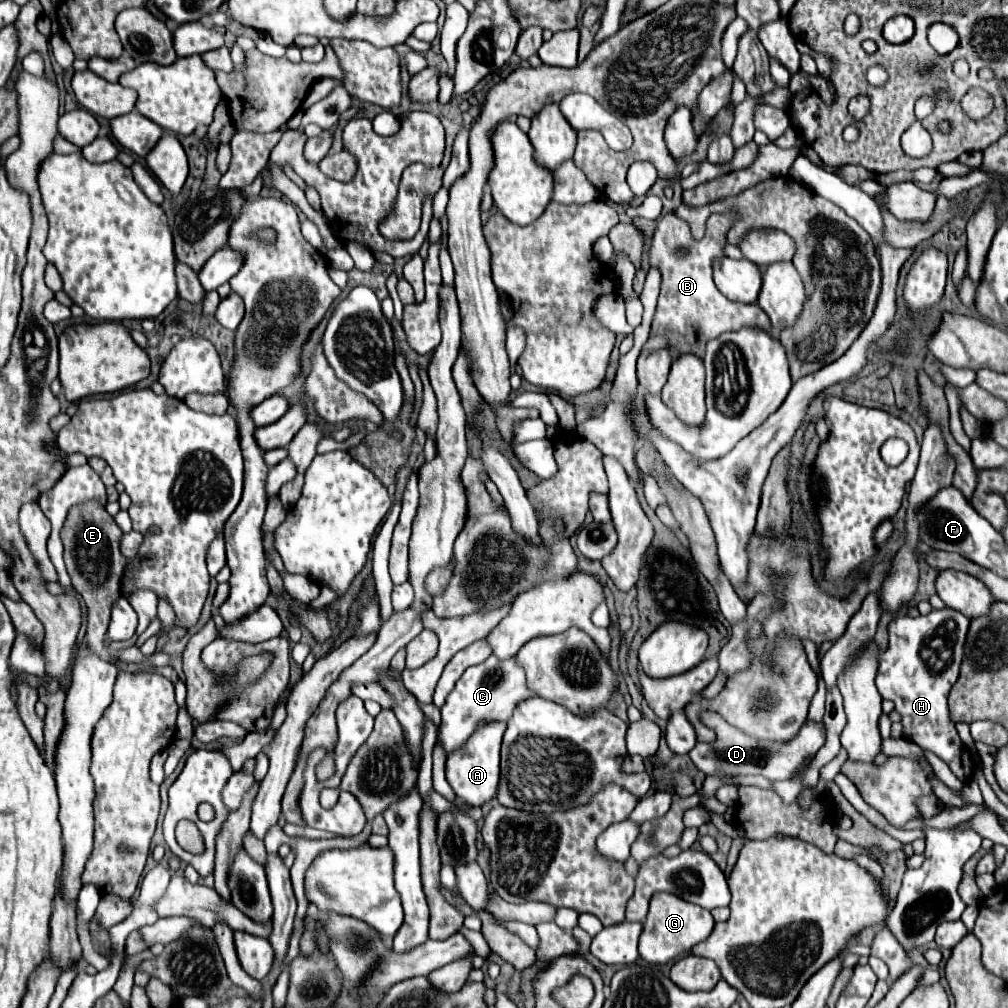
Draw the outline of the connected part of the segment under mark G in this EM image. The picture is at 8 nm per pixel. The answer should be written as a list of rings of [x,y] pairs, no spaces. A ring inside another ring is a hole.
[[[655,893],[651,899],[651,905],[649,905],[643,933],[639,937],[639,955],[647,963],[655,963],[655,965],[669,963],[669,961],[681,957],[683,953],[687,953],[693,945],[705,941],[711,935],[713,925],[715,925],[713,915],[707,909],[687,903],[671,893]]]

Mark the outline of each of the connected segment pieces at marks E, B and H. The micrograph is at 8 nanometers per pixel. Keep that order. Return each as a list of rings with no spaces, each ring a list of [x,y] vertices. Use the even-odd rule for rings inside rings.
[[[85,503],[83,507],[73,507],[71,515],[67,515],[67,523],[63,527],[65,565],[75,591],[83,597],[87,605],[89,611],[87,625],[97,625],[97,617],[109,615],[115,605],[119,577],[123,575],[127,565],[127,559],[123,557],[119,547],[121,537],[123,531],[117,527],[117,523],[105,511],[105,507],[99,507],[97,503]]]
[[[735,212],[712,214],[706,222],[707,231],[701,241],[693,241],[689,223],[679,219],[675,213],[667,213],[657,221],[657,229],[649,245],[649,265],[661,271],[661,293],[653,317],[651,335],[667,335],[673,341],[679,355],[693,351],[695,355],[703,357],[703,347],[707,339],[713,339],[723,331],[733,331],[747,325],[761,327],[767,333],[771,333],[771,337],[779,337],[779,331],[771,327],[765,311],[759,305],[753,303],[753,311],[751,311],[751,305],[735,303],[727,299],[713,283],[711,263],[715,257],[723,255],[724,236],[733,226],[735,217]],[[679,247],[689,249],[689,253],[683,259],[675,255]]]
[[[951,609],[931,611],[915,619],[907,615],[895,617],[889,625],[889,647],[879,655],[877,669],[877,689],[881,689],[883,699],[895,703],[895,711],[901,715],[903,735],[943,759],[961,781],[973,777],[975,761],[949,719],[948,695],[959,677],[967,631],[969,619]]]

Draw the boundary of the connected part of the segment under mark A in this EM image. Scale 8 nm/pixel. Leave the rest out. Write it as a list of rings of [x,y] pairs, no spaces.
[[[487,723],[487,727],[479,727],[479,731],[475,731],[475,735],[465,743],[465,747],[455,751],[455,755],[447,757],[447,781],[455,795],[469,807],[481,807],[497,797],[499,749],[503,731],[505,723]]]

